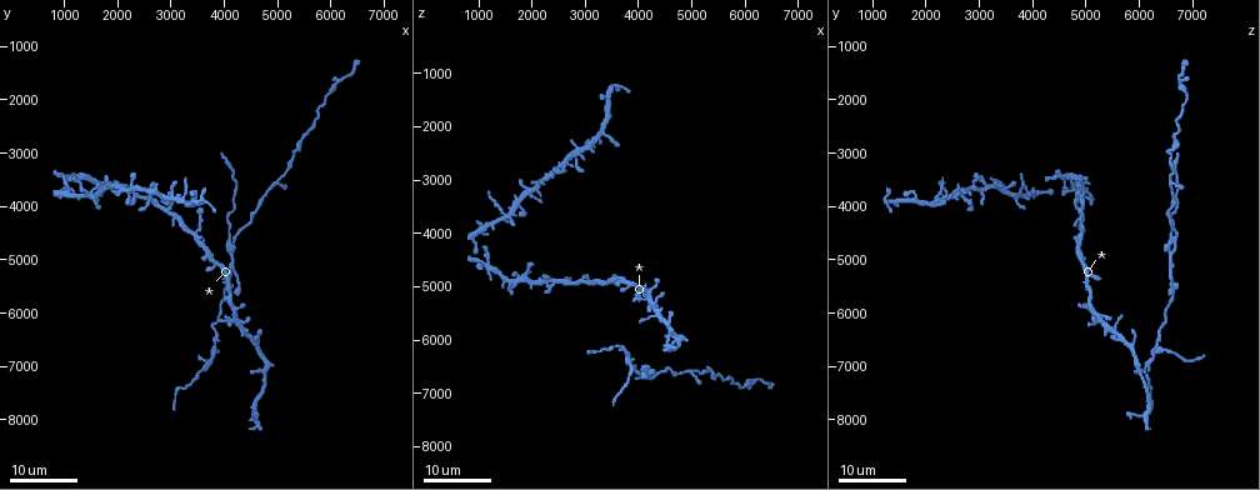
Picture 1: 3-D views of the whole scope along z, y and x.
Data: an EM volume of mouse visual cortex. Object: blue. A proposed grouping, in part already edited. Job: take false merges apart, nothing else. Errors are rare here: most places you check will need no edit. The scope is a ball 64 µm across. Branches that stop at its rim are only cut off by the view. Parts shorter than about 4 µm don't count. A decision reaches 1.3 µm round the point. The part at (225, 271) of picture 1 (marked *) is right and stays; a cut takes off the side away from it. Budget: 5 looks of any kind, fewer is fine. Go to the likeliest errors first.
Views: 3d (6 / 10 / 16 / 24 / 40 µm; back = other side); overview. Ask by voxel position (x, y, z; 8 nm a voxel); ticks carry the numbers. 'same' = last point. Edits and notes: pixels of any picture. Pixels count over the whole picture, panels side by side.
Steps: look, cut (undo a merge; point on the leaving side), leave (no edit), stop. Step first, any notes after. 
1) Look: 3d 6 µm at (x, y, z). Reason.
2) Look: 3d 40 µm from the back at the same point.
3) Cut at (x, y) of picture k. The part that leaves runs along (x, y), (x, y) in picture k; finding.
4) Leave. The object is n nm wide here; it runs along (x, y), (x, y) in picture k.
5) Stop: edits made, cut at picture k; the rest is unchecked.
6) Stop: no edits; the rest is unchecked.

Look: 3d 24 µm at (4150, 4900, 6650).

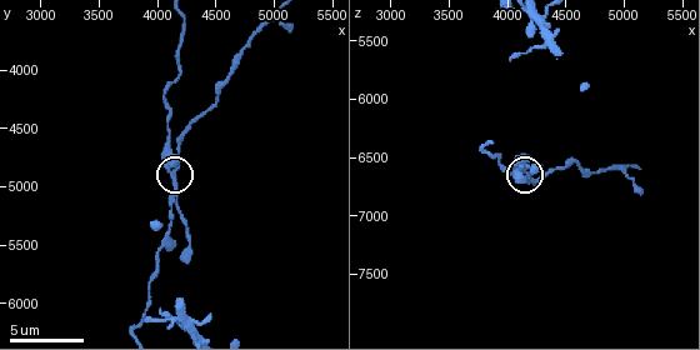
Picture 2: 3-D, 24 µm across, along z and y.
Look: 3d 10 µm at the same point.

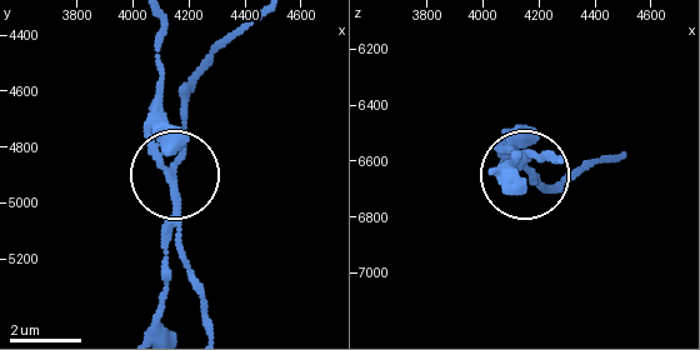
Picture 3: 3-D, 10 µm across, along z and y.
Cut at (166, 149) of picture 3. The part that leaves runs along (173, 198), (155, 49), (161, 21) in picture 3; a second cell is stuck on.

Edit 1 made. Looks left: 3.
Look: 3d 16 µm at (1500, 3850, 3700). Thin arm on a thick one.

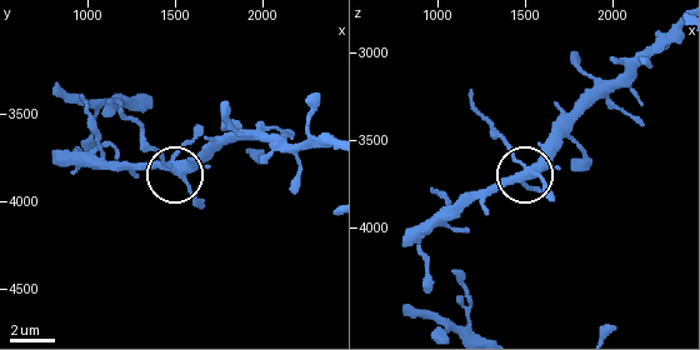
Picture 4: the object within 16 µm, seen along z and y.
Look: 3d 6 µm at (1500, 3840, 3660).

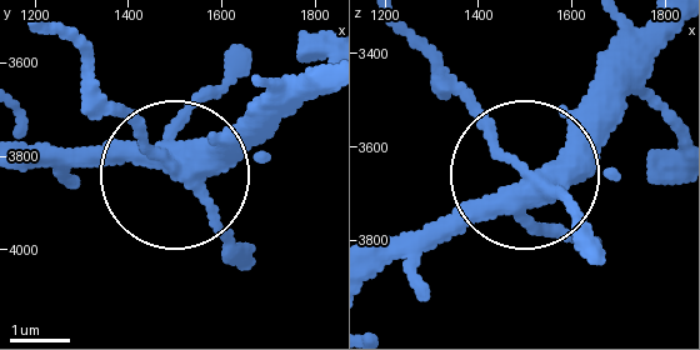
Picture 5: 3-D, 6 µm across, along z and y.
Leave. The side arm is 5 µm long; continuous, no second cell.

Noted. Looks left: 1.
Stop: edits made, cut at picture 3; the rest is unchecked.

